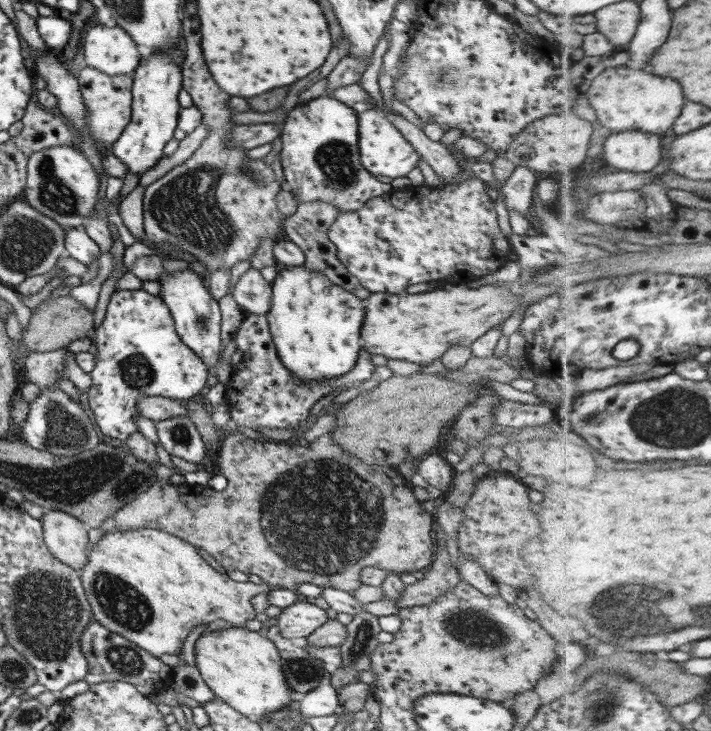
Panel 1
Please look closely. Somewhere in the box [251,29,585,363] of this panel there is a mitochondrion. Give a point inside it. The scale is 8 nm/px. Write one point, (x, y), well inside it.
(334, 158)

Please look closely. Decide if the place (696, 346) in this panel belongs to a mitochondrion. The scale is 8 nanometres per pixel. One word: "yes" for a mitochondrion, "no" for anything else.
no

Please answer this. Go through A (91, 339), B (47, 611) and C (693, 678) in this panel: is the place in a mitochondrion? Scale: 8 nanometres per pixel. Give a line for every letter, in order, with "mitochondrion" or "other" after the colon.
A: other
B: mitochondrion
C: other

